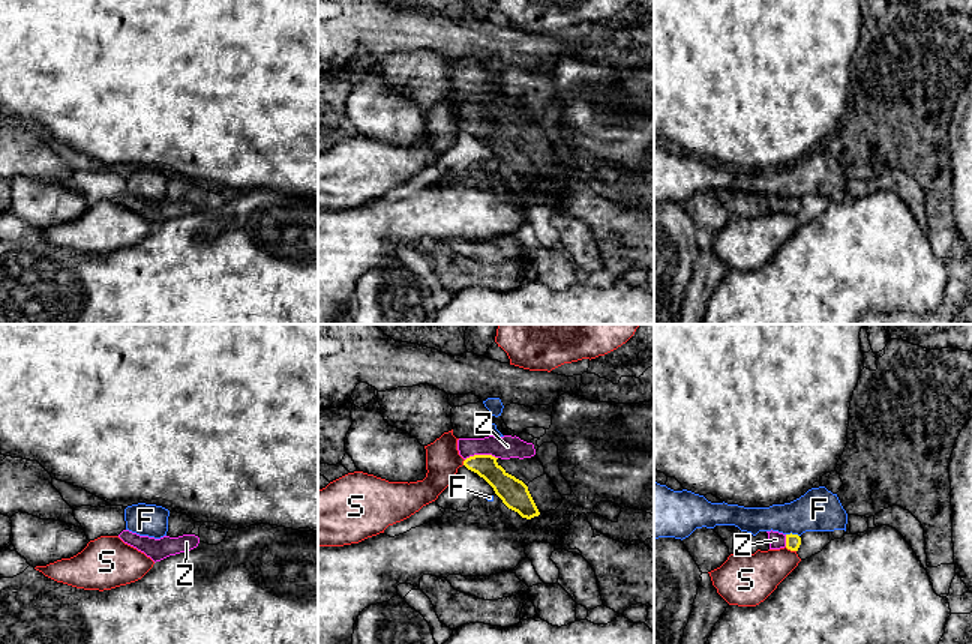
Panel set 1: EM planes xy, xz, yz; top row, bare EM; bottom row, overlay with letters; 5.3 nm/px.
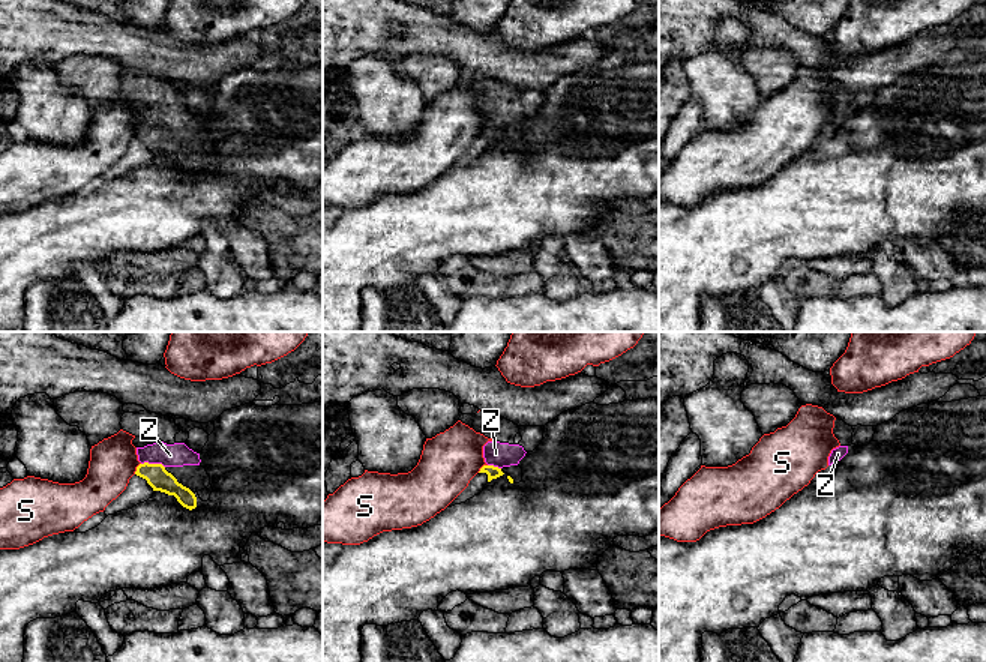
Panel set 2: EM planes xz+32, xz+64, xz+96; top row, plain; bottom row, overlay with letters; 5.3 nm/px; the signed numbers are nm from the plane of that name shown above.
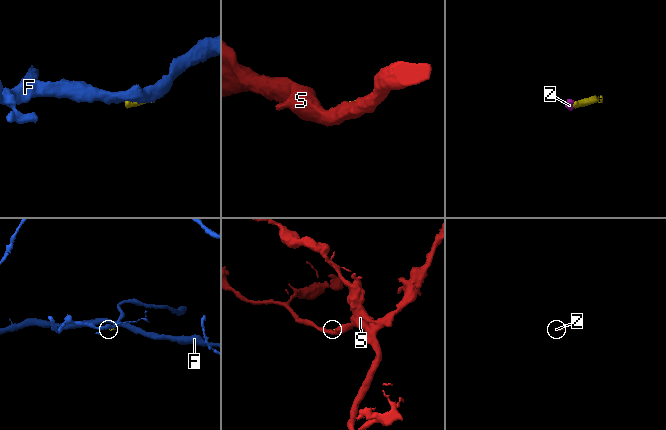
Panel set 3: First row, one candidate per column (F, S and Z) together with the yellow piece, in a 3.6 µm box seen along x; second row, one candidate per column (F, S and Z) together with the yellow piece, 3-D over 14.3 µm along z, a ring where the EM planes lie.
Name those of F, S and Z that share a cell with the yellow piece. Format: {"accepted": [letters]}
{"accepted": ["Z"]}

